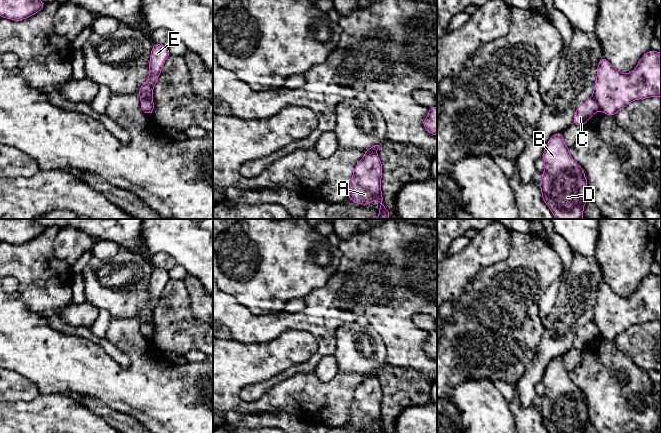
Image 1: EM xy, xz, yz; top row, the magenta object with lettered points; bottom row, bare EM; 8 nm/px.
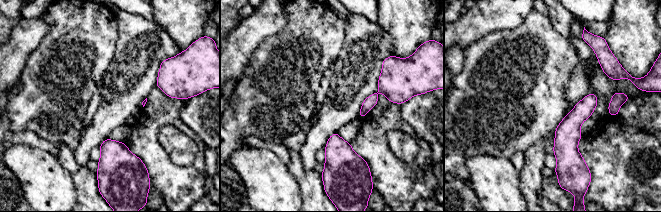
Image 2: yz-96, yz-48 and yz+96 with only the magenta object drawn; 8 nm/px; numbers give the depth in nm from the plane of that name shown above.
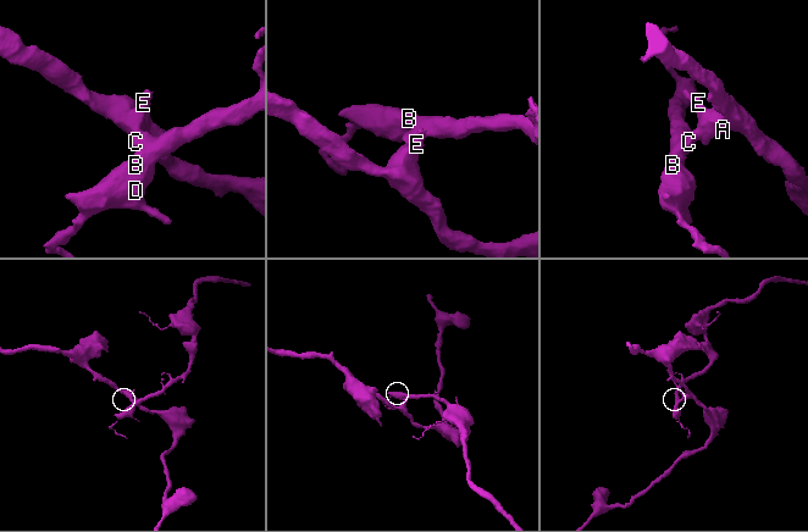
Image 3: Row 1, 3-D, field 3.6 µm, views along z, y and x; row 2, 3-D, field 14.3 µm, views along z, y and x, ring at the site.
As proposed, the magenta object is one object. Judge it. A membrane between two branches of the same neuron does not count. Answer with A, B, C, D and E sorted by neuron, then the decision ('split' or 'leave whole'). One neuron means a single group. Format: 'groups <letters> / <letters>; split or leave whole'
groups A E / B C D; split

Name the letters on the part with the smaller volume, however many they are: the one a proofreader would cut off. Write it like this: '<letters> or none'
B, C, D

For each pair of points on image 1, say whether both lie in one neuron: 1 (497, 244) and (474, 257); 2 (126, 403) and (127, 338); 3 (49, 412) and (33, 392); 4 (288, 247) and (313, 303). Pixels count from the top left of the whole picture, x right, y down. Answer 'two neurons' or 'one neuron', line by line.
1: one neuron
2: one neuron
3: two neurons
4: two neurons

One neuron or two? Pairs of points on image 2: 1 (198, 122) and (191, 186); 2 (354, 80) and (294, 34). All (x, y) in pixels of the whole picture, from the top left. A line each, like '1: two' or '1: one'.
1: two
2: two

